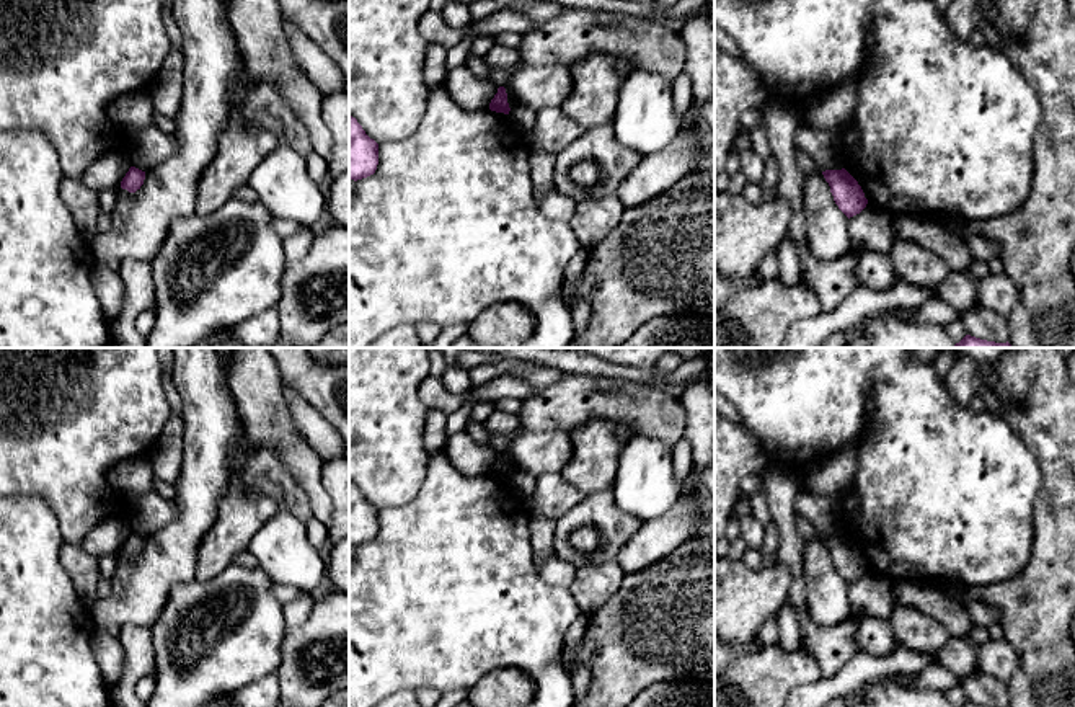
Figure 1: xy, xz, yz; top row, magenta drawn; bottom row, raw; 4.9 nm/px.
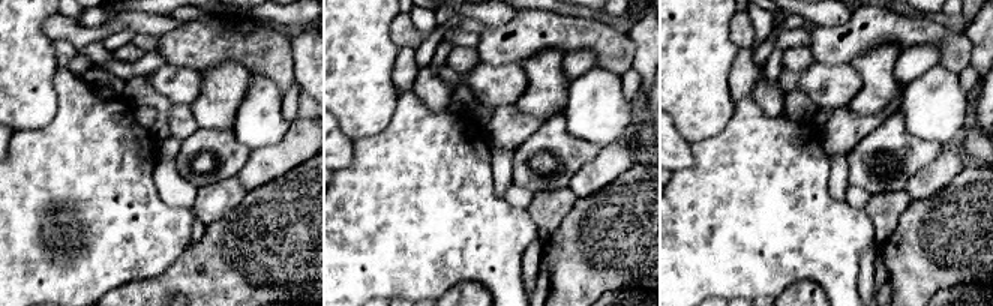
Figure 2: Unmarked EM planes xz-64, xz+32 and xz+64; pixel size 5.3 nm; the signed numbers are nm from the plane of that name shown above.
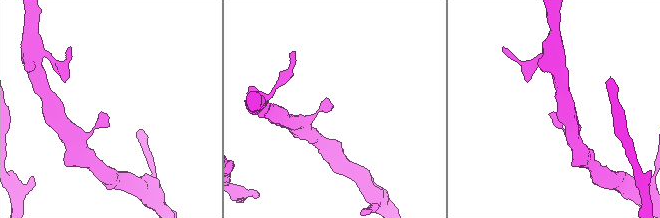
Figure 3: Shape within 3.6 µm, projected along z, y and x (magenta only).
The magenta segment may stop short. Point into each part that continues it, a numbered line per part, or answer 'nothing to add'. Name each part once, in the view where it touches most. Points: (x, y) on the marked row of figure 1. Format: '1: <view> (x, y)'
nothing to add

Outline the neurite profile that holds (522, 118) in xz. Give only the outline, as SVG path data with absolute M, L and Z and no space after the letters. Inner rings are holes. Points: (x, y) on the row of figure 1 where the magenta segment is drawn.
M517 106L509 111L509 119L524 134L527 134L535 124L535 111Z

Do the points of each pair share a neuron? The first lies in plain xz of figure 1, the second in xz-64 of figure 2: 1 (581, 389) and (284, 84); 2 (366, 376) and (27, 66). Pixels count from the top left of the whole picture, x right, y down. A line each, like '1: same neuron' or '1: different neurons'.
1: same neuron
2: same neuron

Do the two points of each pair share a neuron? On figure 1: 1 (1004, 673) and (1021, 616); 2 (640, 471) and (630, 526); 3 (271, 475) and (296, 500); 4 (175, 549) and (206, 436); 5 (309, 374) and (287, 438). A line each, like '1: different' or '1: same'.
1: different
2: different
3: same
4: same
5: different

